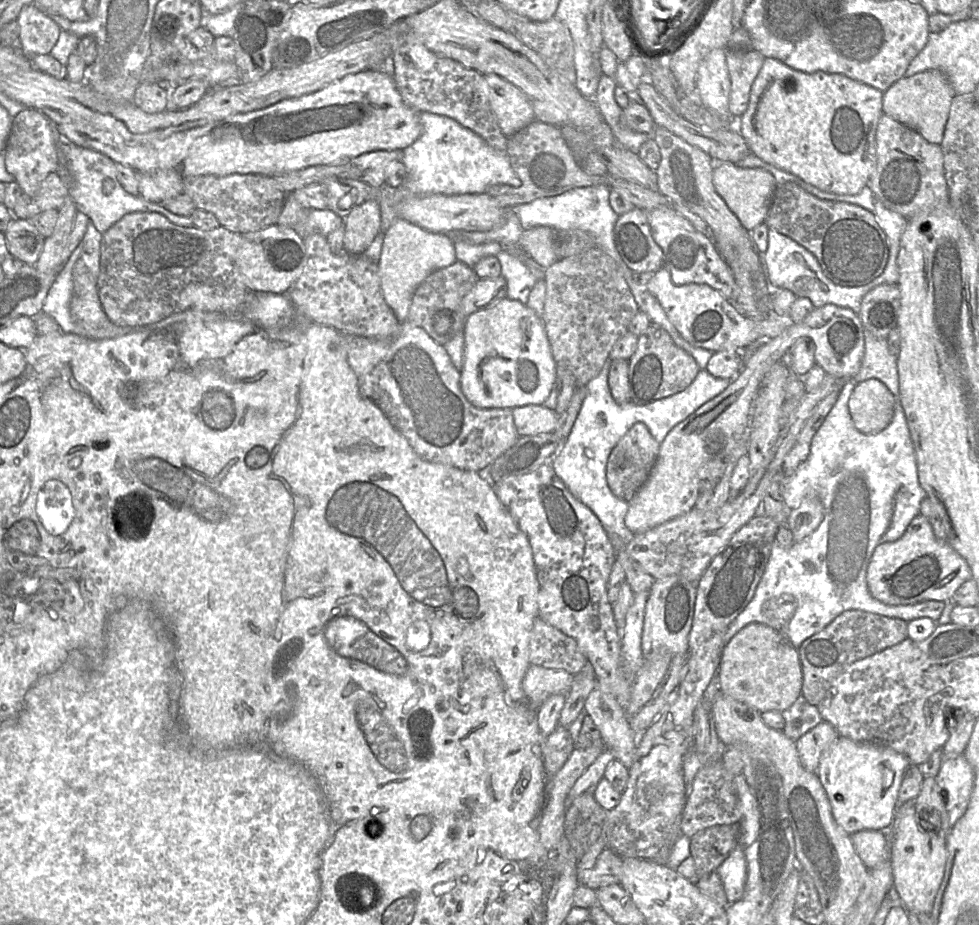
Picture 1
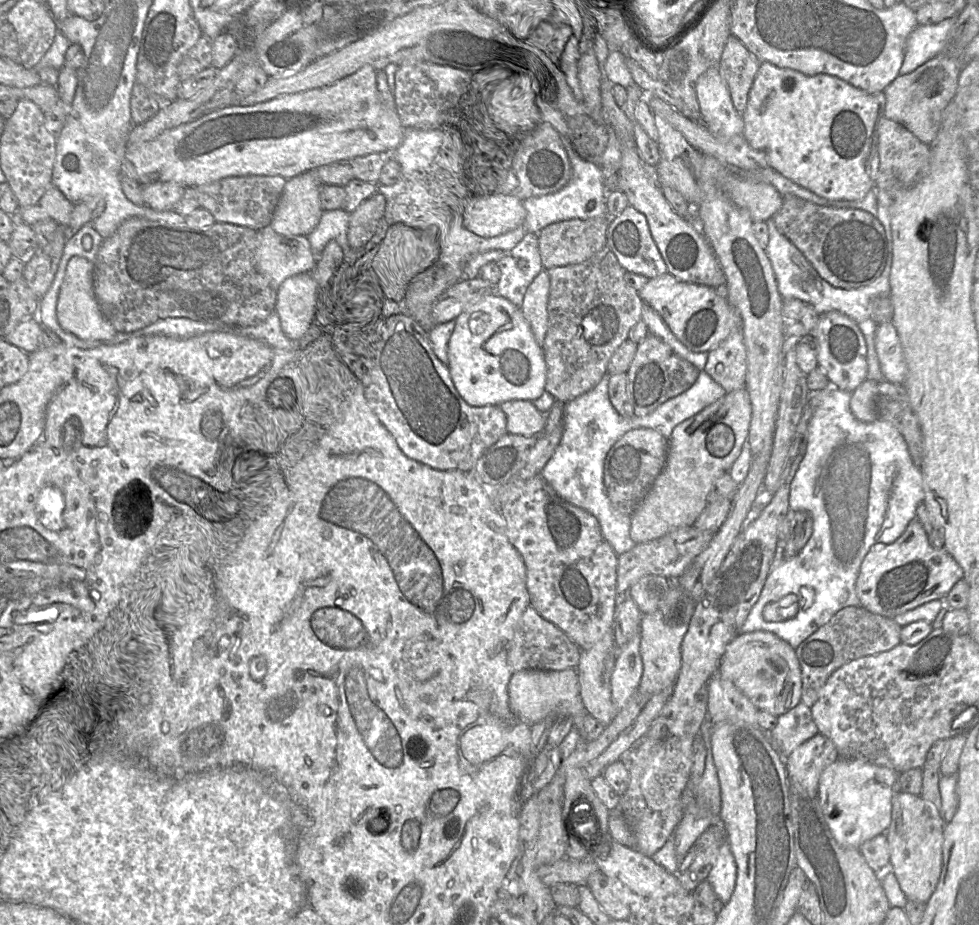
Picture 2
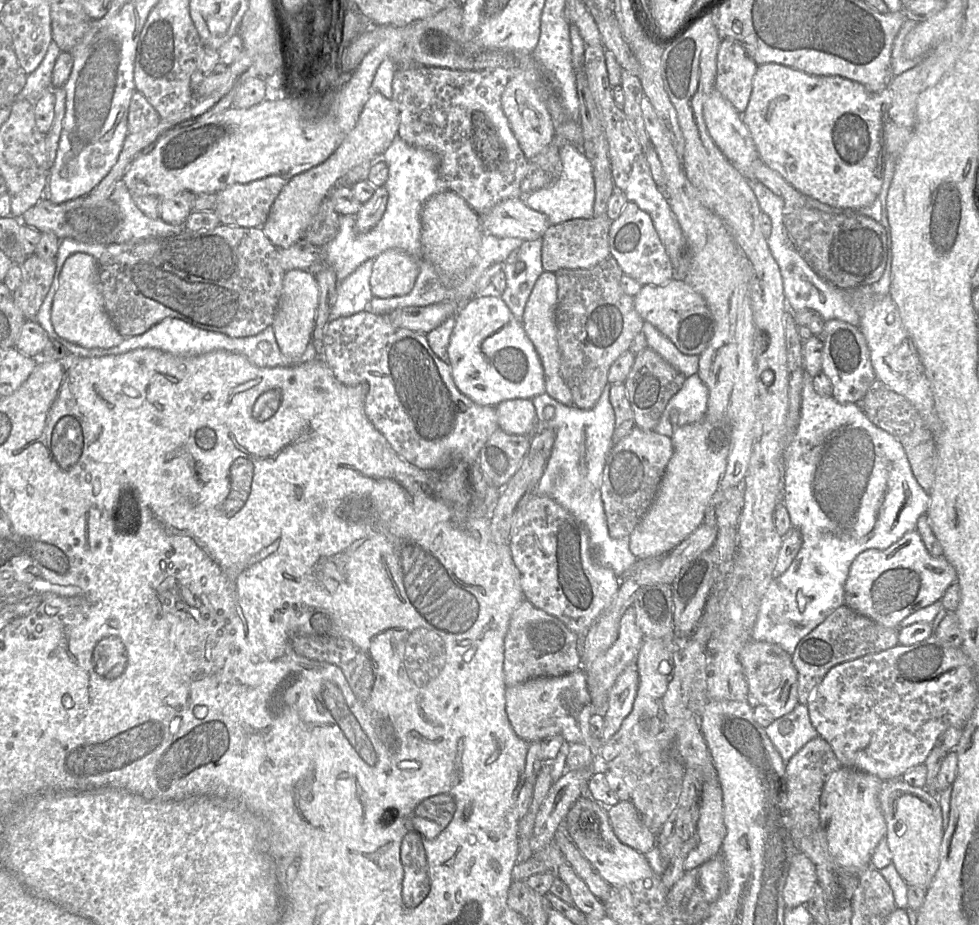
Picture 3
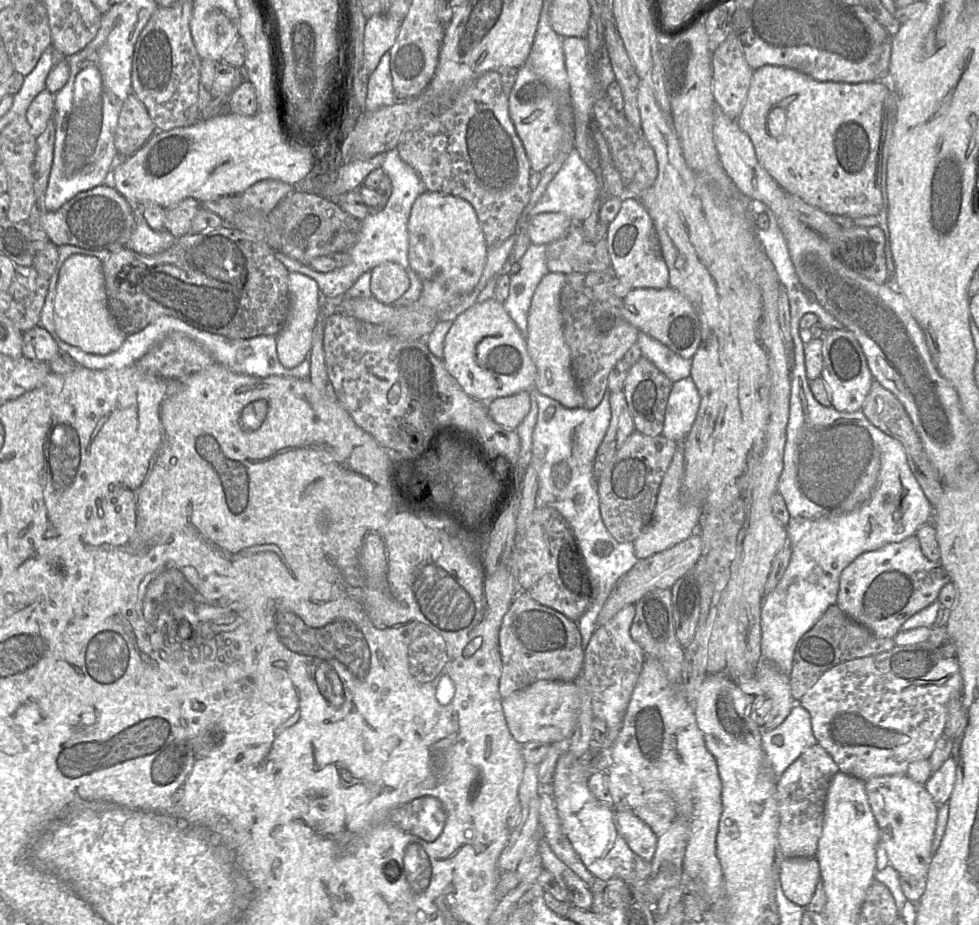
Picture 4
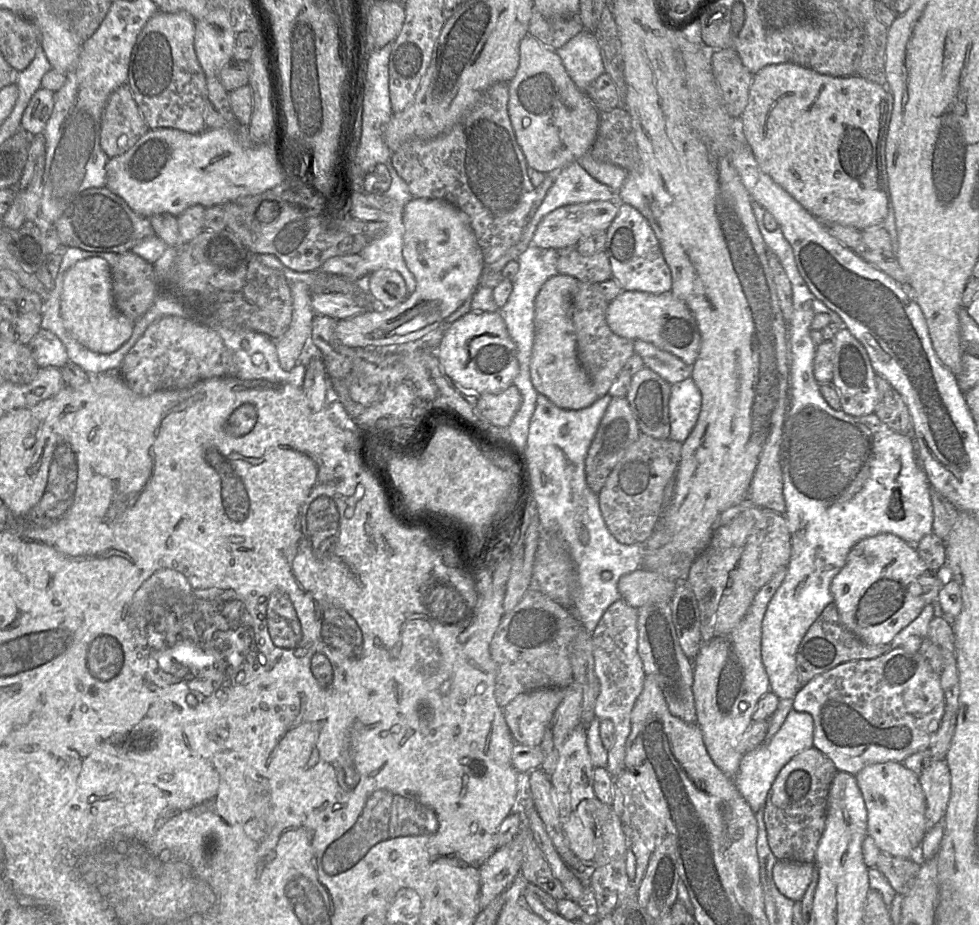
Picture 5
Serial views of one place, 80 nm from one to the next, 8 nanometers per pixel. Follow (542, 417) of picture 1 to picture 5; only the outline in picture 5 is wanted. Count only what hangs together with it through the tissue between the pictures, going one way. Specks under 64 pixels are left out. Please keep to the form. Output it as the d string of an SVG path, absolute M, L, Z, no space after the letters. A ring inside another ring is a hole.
M511 385L498 393L478 395L477 406L482 415L493 425L508 427L522 403L518 388Z

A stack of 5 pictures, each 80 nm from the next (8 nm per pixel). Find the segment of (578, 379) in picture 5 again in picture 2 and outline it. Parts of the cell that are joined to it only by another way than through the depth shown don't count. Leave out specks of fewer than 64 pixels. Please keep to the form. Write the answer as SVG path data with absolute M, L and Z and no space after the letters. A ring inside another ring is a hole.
M541 271L526 290L521 307L524 318L530 325L534 338L543 347L548 329L548 297L550 279L547 271Z

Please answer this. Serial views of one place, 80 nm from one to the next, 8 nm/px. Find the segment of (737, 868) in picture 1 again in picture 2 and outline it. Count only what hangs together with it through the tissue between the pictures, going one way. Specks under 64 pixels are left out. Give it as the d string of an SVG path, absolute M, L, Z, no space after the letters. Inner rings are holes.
M728 842L722 843L716 862L706 879L719 899L726 904L732 897L737 879L737 865Z

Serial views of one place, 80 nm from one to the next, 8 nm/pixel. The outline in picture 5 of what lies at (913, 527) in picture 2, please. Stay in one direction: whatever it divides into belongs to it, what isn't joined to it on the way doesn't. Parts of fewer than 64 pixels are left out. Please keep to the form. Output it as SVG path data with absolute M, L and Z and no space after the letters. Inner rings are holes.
M882 533L856 543L830 590L844 626L869 645L889 644L922 609L937 600L943 583L919 557L916 545Z

